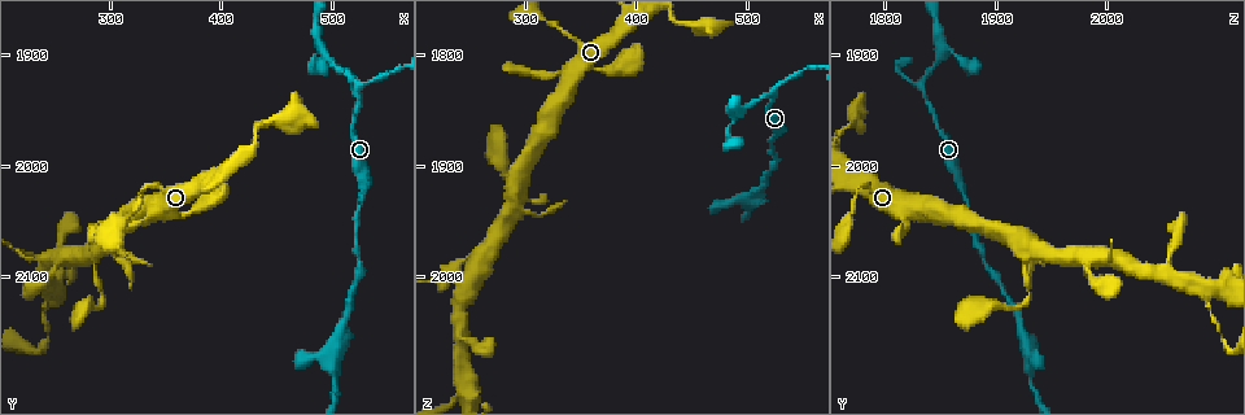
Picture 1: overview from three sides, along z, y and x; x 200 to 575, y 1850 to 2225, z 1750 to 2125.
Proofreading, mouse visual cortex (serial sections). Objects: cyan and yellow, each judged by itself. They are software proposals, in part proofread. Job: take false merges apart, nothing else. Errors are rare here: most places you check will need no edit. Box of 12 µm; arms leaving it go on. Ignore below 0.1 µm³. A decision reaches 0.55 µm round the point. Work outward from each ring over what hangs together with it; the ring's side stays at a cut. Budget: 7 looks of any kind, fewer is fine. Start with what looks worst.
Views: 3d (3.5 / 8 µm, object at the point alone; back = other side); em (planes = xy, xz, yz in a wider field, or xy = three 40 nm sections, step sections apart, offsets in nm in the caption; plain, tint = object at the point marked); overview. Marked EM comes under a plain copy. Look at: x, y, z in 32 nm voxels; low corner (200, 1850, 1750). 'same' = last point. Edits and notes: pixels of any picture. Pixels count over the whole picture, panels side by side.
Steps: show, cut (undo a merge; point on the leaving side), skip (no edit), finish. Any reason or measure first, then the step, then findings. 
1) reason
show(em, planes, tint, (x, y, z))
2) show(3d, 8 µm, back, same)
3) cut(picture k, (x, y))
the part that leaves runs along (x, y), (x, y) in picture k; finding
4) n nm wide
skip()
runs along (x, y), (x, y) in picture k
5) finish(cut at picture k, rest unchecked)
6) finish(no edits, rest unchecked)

sharp bend
show(em, planes, tint, (524, 1928, 1834))

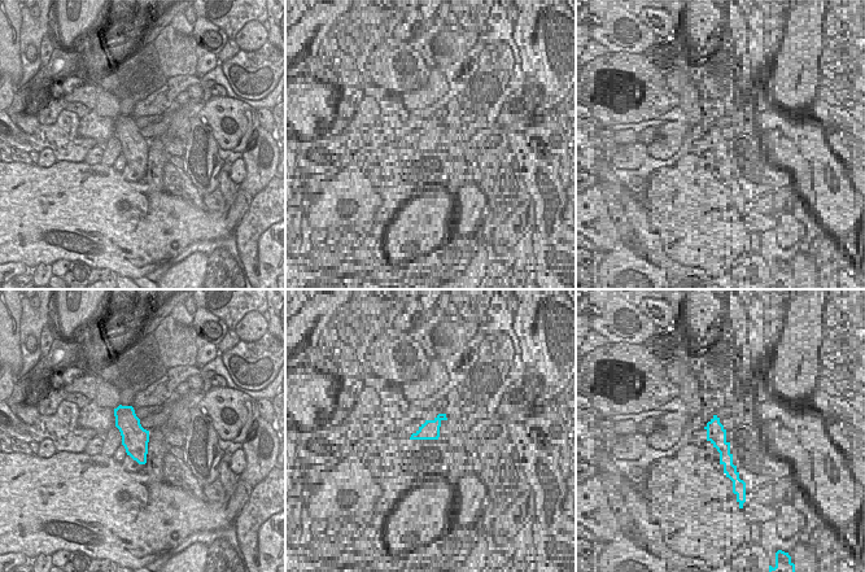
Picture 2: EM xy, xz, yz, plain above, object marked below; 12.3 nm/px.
wider look
show(3d, 3.5 µm, same)

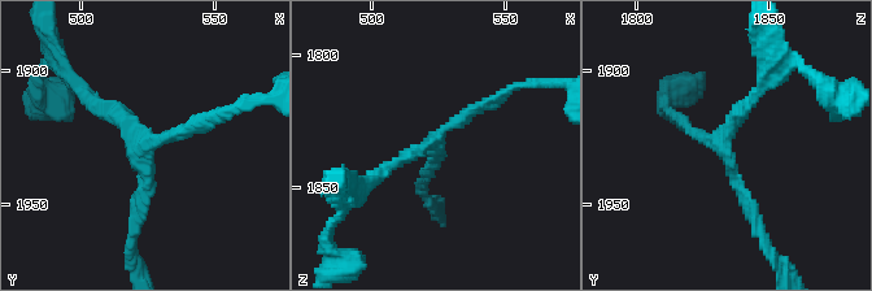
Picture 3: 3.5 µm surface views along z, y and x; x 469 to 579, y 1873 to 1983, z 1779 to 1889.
340 nm wide
skip()
runs along (135, 222), (147, 147), (87, 95) in picture 3; continuous, no second cell

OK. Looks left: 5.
small branch off a trunk
show(3d, 3.5 µm, (288, 2082, 1926))

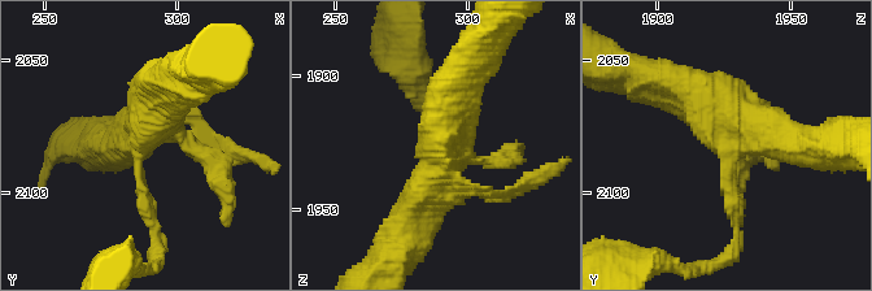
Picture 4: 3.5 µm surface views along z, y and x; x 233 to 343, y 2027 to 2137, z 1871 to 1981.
need the tissue
show(em, xy, step 1, tint, (287, 2081, 1926))

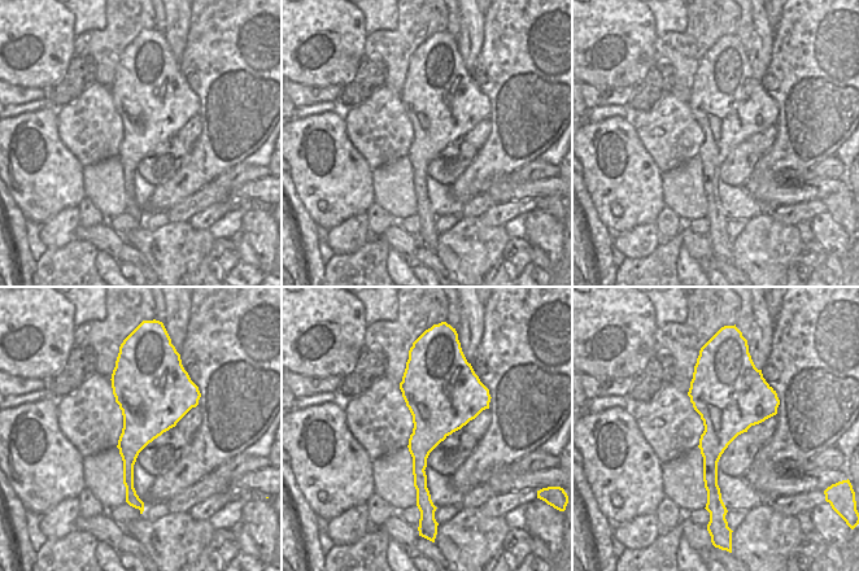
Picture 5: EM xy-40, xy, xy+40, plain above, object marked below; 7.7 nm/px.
skip()
runs along (662, 77), (798, 144) in picture 4; continuous, no second cell

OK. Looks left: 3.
sudden change in width
show(3d, 3.5 µm, (502, 2192, 1932))

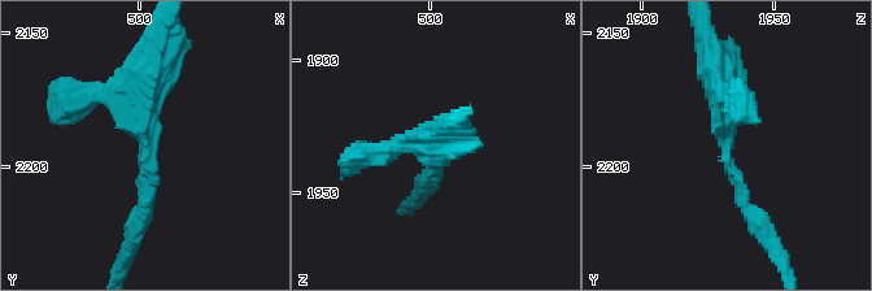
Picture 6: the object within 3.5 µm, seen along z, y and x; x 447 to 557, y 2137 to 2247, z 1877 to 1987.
need the tissue
show(em, planes, tint, (502, 2193, 1932))

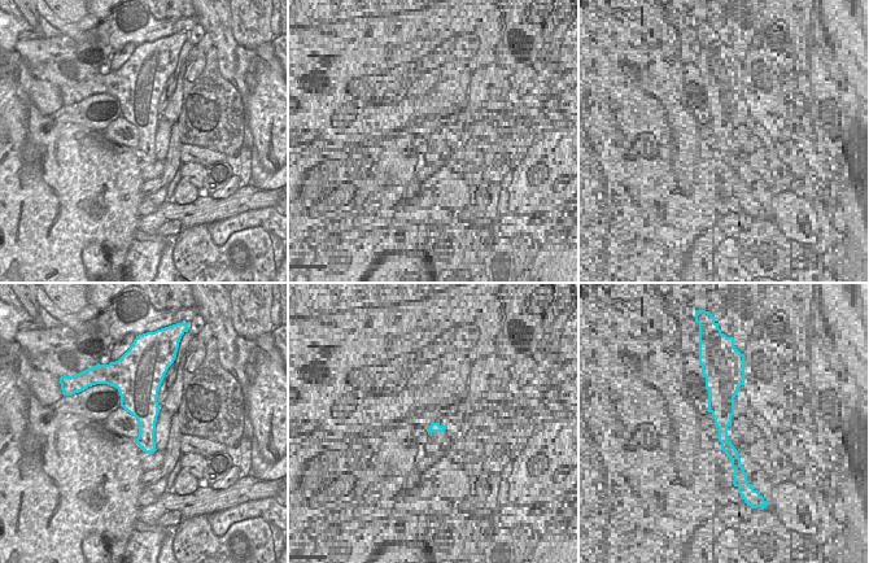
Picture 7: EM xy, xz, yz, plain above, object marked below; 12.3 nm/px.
skip()
continuous, no second cell

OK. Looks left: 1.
finish(no edits, rest unchecked)

